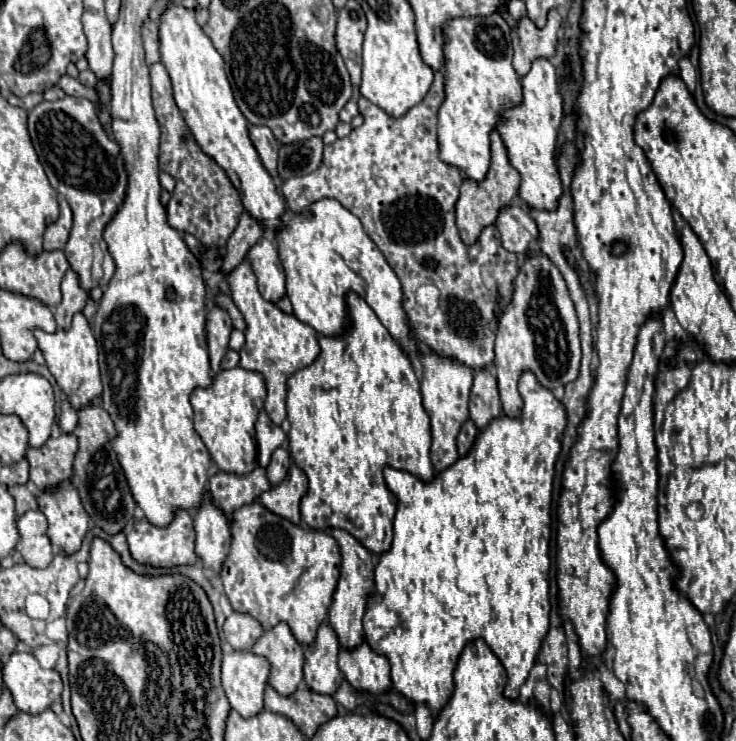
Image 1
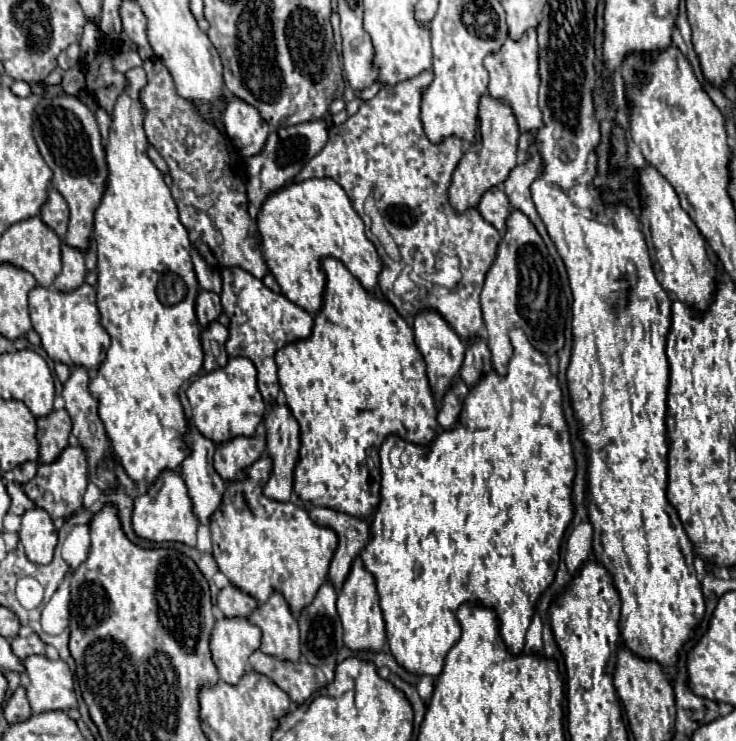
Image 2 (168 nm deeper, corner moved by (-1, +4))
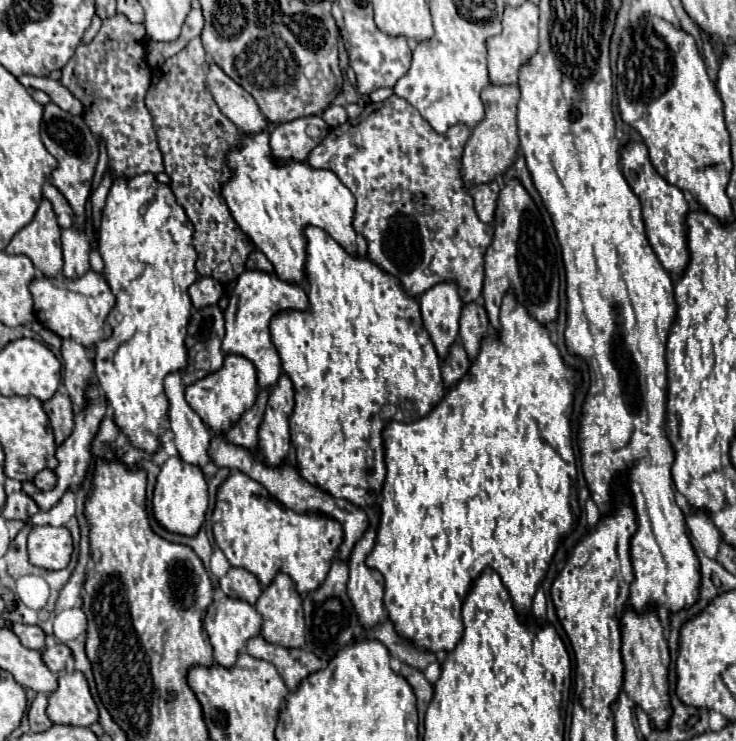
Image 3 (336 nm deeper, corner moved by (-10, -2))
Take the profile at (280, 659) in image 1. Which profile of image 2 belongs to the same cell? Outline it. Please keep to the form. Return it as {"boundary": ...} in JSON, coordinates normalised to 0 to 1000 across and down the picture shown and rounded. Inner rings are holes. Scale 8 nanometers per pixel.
{"boundary":[[[379,799],[341,826],[338,837],[355,848],[355,880],[387,891],[406,891],[406,845]]]}

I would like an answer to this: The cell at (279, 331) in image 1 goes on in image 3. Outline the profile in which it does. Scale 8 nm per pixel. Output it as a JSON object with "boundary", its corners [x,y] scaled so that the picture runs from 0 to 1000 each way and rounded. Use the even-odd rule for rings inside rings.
{"boundary":[[[332,367],[326,370],[321,389],[313,399],[310,416],[307,416],[307,453],[302,459],[302,475],[304,478],[326,478],[332,483],[337,483],[351,502],[351,521],[353,524],[372,524],[372,518],[378,516],[378,507],[383,505],[383,494],[380,494],[380,483],[375,470],[370,467],[367,459],[367,432],[378,424],[378,421],[389,421],[389,418],[405,418],[405,421],[416,421],[418,416],[418,405],[416,405],[416,394],[408,386],[394,386],[380,381],[375,372],[364,372],[359,367]]]}

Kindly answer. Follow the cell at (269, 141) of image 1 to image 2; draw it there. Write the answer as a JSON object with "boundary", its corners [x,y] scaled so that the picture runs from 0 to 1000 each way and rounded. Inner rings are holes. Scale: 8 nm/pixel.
{"boundary":[[[306,130],[303,167],[317,200],[327,211],[352,208],[355,197],[360,197],[360,186],[365,184],[365,167],[349,154],[349,146],[322,130]]]}

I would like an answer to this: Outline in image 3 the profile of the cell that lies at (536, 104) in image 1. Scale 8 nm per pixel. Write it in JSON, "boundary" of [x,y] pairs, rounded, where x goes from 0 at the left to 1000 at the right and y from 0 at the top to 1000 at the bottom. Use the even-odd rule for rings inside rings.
{"boundary":[[[709,5],[704,11],[688,8],[682,35],[685,35],[682,46],[663,54],[663,97],[666,97],[668,113],[701,113],[709,86],[717,86],[726,70],[731,70],[731,11],[726,5]]]}

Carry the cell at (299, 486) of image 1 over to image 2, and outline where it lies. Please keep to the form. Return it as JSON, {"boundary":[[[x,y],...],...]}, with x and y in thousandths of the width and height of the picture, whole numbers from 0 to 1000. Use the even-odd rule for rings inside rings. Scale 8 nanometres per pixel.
{"boundary":[[[368,545],[365,556],[357,561],[357,575],[360,575],[360,591],[363,591],[363,610],[371,621],[371,637],[357,659],[360,669],[376,677],[393,677],[398,667],[398,632],[404,626],[404,613],[406,613],[406,575],[401,561],[387,545]]]}

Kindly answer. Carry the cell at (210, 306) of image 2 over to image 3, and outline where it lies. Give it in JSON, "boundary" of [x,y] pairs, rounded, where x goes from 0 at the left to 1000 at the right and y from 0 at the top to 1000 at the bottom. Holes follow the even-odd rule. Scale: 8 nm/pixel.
{"boundary":[[[272,375],[266,386],[258,389],[258,402],[264,416],[283,416],[285,410],[296,410],[304,399],[304,386],[288,375]]]}

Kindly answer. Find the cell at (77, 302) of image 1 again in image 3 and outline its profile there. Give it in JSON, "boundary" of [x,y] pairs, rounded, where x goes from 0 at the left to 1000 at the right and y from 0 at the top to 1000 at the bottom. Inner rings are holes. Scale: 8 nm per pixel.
{"boundary":[[[101,308],[84,310],[84,337],[87,337],[87,372],[106,375],[111,367],[122,364],[120,343],[122,343],[122,321],[117,313],[106,313]]]}

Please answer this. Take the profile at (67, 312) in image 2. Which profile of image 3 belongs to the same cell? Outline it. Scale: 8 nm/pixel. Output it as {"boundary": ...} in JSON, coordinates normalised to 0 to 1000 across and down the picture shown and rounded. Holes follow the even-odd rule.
{"boundary":[[[125,364],[103,378],[92,378],[87,372],[76,372],[76,375],[49,372],[41,383],[41,394],[46,405],[49,432],[60,443],[79,451],[84,459],[101,459],[114,470],[128,470],[133,459],[141,459],[144,448],[149,448],[147,426],[155,416],[155,397],[144,383],[141,372]]]}

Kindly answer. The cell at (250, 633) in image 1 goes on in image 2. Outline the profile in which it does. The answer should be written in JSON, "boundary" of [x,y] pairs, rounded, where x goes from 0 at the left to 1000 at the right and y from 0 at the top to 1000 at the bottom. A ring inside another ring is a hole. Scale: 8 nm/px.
{"boundary":[[[308,788],[303,796],[298,796],[295,804],[295,818],[303,829],[322,829],[322,831],[338,831],[338,823],[349,818],[349,810],[341,807],[338,802],[330,802],[325,794]]]}

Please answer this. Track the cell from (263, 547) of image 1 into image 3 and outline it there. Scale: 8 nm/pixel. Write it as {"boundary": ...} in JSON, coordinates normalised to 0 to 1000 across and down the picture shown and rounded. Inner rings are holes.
{"boundary":[[[323,634],[315,637],[313,645],[296,659],[293,686],[288,694],[288,718],[296,740],[304,745],[315,767],[334,767],[356,791],[367,791],[378,772],[389,772],[408,804],[427,799],[427,794],[443,783],[448,756],[454,756],[467,729],[465,710],[457,702],[438,694],[410,696],[391,691],[391,686],[372,675],[356,653]]]}

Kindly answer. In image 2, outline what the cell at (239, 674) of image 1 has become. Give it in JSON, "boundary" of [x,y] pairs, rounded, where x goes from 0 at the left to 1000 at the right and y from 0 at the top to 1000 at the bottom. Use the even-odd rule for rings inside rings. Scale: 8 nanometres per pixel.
{"boundary":[[[327,831],[295,834],[284,874],[295,899],[298,915],[317,923],[325,920],[338,901],[338,883],[355,869],[355,850]]]}

